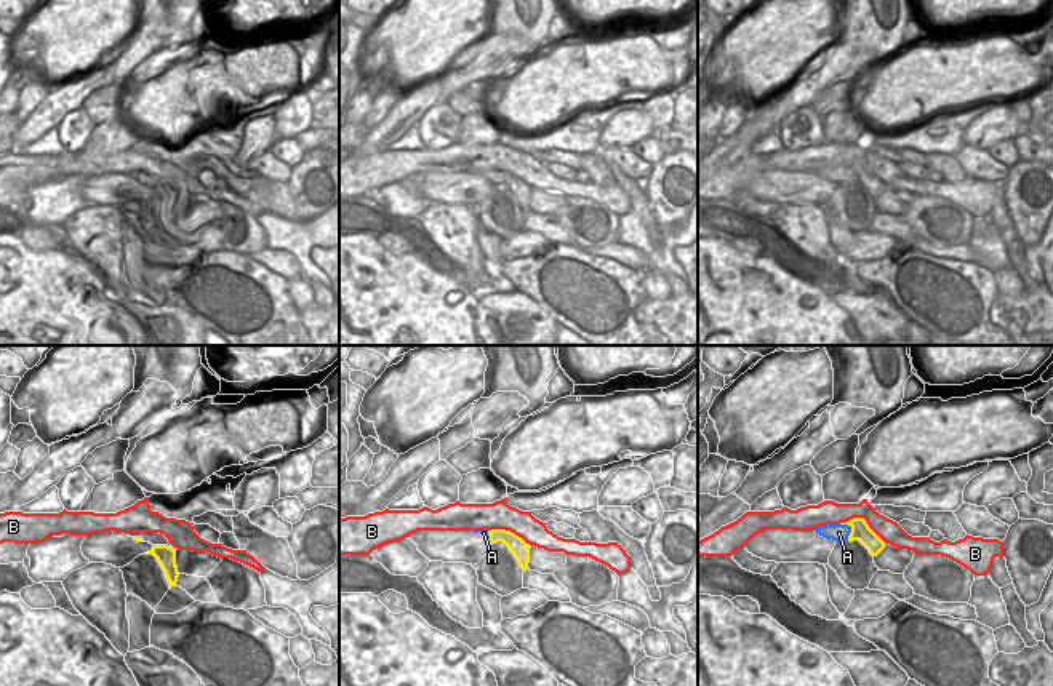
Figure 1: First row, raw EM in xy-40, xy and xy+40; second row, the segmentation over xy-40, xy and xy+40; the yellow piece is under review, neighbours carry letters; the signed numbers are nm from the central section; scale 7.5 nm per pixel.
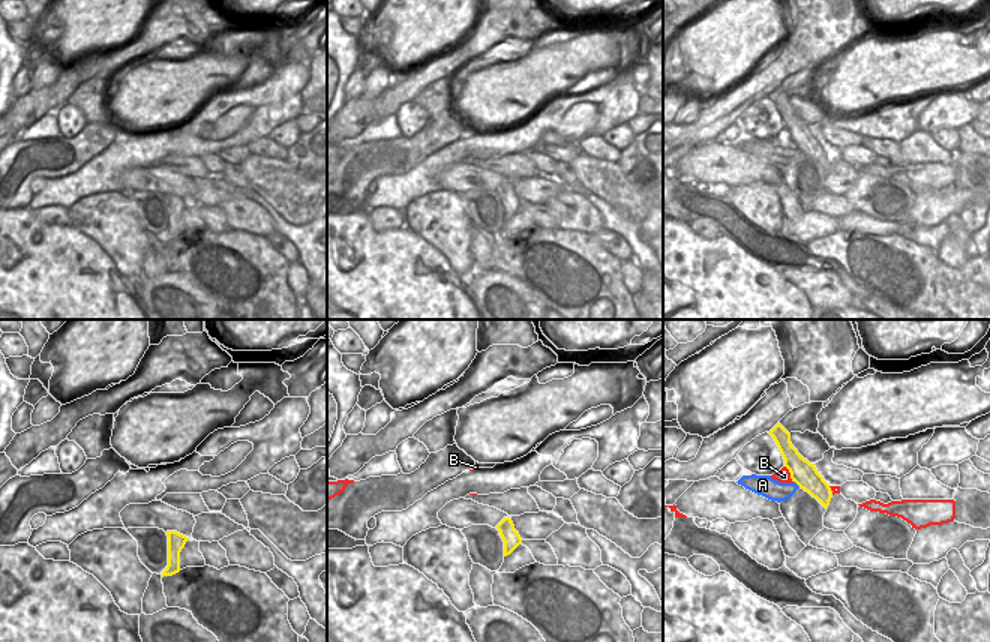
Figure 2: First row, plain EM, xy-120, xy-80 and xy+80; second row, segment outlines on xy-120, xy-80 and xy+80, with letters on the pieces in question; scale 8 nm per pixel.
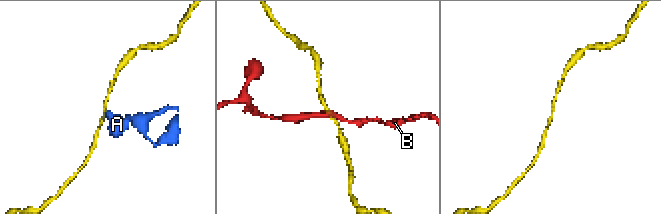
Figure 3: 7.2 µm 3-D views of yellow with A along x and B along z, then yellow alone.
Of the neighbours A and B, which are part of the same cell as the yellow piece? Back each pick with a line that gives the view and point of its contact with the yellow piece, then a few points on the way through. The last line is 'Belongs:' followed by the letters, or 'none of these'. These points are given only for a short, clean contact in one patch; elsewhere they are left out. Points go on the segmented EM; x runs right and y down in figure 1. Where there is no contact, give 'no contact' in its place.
Belongs: none of these

